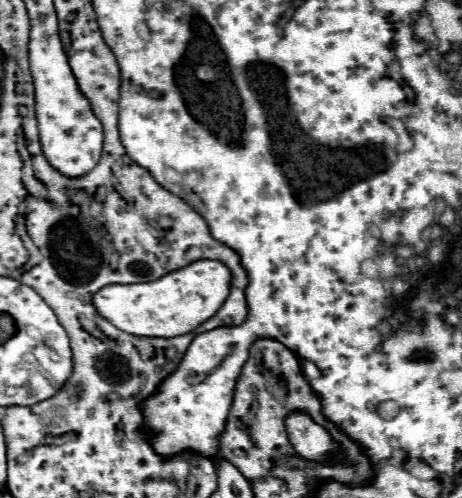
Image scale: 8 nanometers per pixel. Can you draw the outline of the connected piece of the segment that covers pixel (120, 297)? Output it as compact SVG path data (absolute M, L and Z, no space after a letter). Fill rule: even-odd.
M195 261L157 281L137 285L107 285L93 297L93 305L115 327L139 337L177 337L195 331L215 315L229 295L231 273L219 261Z

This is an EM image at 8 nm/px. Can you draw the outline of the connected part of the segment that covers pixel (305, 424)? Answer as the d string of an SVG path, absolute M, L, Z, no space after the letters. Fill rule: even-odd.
M291 413L285 427L295 451L305 459L323 459L327 453L337 451L329 433L303 413Z

